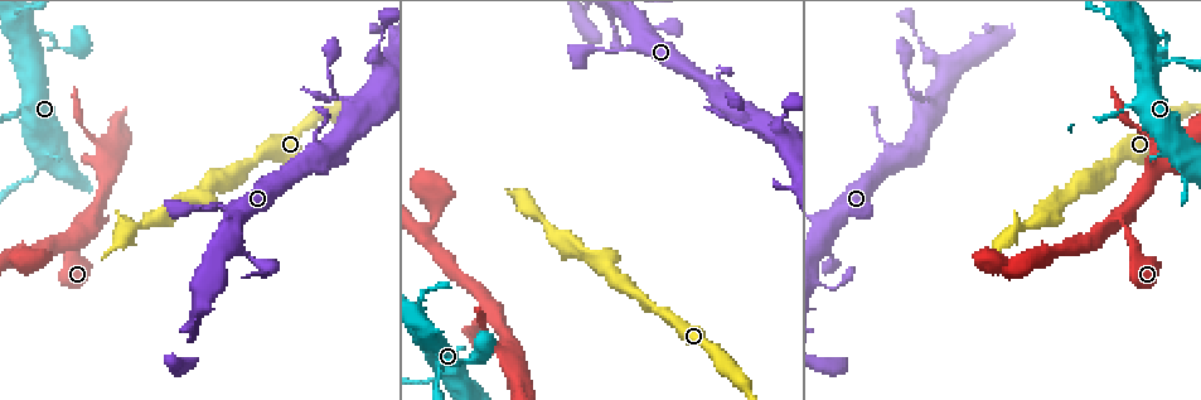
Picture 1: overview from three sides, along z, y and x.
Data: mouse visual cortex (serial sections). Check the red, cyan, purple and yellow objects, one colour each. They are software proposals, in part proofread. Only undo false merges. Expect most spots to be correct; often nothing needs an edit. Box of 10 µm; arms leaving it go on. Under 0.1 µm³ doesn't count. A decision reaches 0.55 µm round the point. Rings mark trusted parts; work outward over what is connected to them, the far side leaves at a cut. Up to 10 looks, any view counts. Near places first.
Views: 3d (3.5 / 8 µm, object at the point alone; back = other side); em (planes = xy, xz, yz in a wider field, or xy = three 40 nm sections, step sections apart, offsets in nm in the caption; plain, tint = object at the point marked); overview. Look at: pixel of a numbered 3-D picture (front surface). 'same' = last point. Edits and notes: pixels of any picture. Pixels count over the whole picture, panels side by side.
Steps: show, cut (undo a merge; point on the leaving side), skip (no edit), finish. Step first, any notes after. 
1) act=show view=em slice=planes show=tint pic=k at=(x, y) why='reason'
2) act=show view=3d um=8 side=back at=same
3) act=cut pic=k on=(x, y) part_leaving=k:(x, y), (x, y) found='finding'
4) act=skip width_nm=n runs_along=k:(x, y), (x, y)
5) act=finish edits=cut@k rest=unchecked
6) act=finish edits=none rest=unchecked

act=show view=3d um=8 pic=1 at=(83, 220) why='three arms meet'

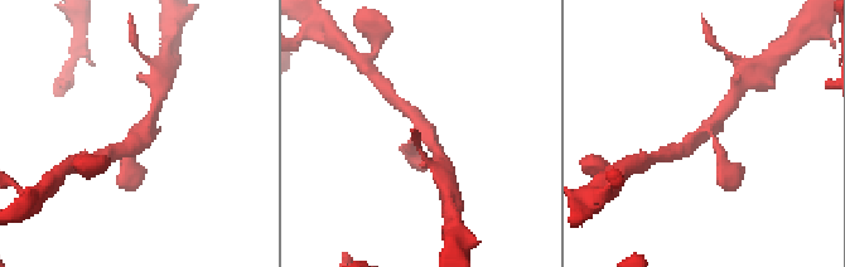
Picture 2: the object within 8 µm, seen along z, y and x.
act=show view=em slice=xy step=2 show=tint at=same arms=3 arm_widths_nm=250,300,400

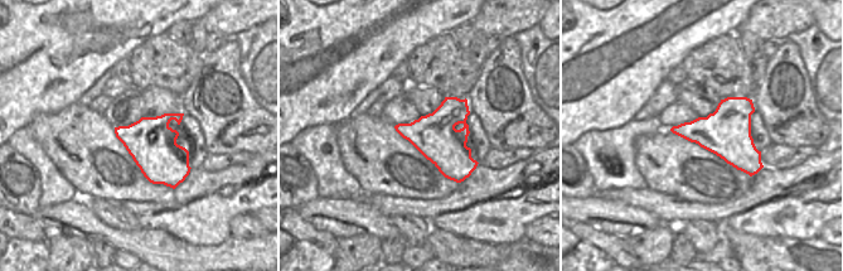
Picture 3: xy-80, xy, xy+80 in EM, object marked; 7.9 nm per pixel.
act=skip width_nm=420 runs_along=2:(722, 156), (709, 130), (682, 150) found='continuous, no second cell'

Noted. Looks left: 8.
act=show view=3d um=8 pic=1 at=(1113, 161) why='narrows sharply'

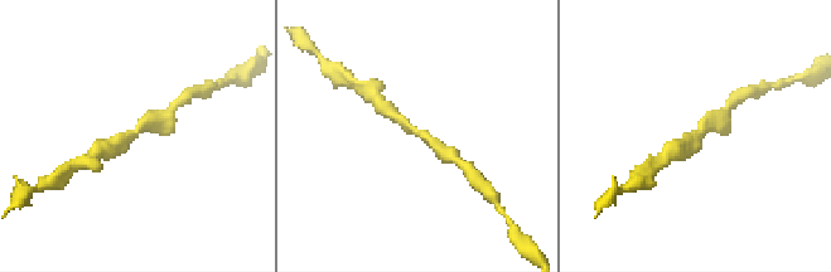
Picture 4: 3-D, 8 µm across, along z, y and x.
act=show view=3d um=3.5 at=same

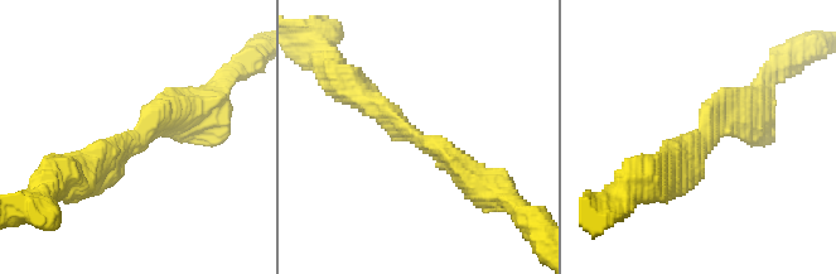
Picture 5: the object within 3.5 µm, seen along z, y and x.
act=show view=em slice=xy step=5 show=tint pic=5 at=(700, 145) arm_widths_nm=350,350 why='shape alone is not enough'

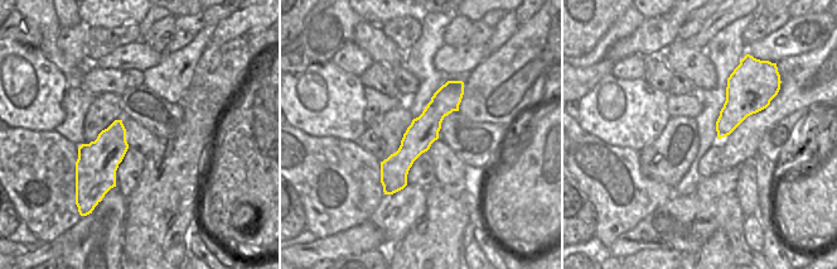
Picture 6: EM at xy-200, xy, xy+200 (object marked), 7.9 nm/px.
act=skip runs_along=6:(460, 85), (397, 164), (387, 191) found='continuous, no second cell'

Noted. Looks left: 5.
act=show view=3d um=8 pic=1 at=(46, 150) why='small branch off a trunk'

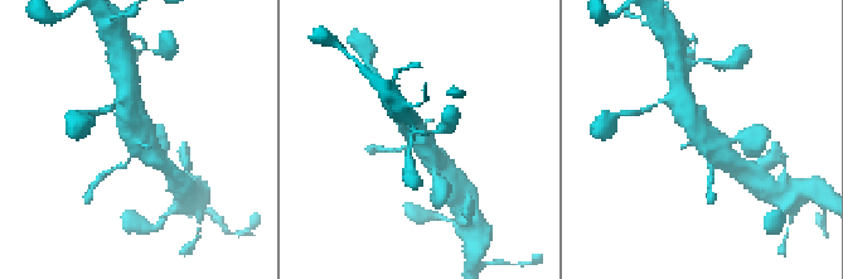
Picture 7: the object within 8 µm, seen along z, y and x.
act=show view=3d um=3.5 at=same why='zoom in'

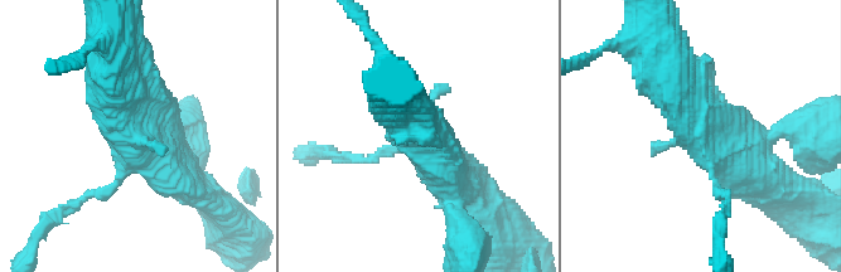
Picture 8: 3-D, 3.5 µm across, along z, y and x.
act=show view=em slice=xy step=2 show=tint pic=8 at=(712, 138) why='need the tissue'

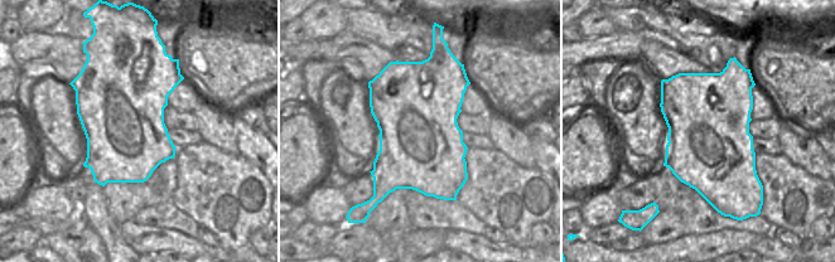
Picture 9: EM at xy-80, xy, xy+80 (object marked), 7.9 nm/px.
act=skip runs_along=8:(668, 66), (710, 136), (765, 186) found='one cell here'

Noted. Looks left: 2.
act=show view=3d um=8 pic=1 at=(1143, 51) why='thin arm on a thick one'

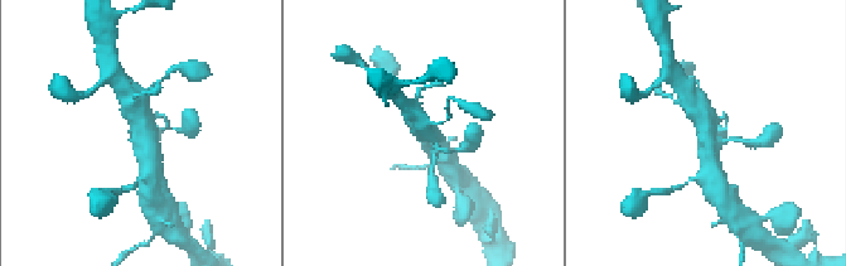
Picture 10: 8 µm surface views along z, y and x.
act=show view=3d um=3.5 side=back at=same

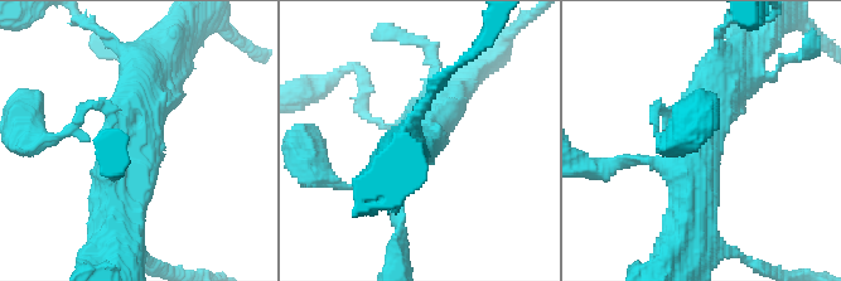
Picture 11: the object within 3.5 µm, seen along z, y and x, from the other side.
act=skip runs_along=11:(689, 231), (699, 141), (734, 80) found='continuous, no second cell'

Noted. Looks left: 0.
act=finish edits=none rest=unchecked

